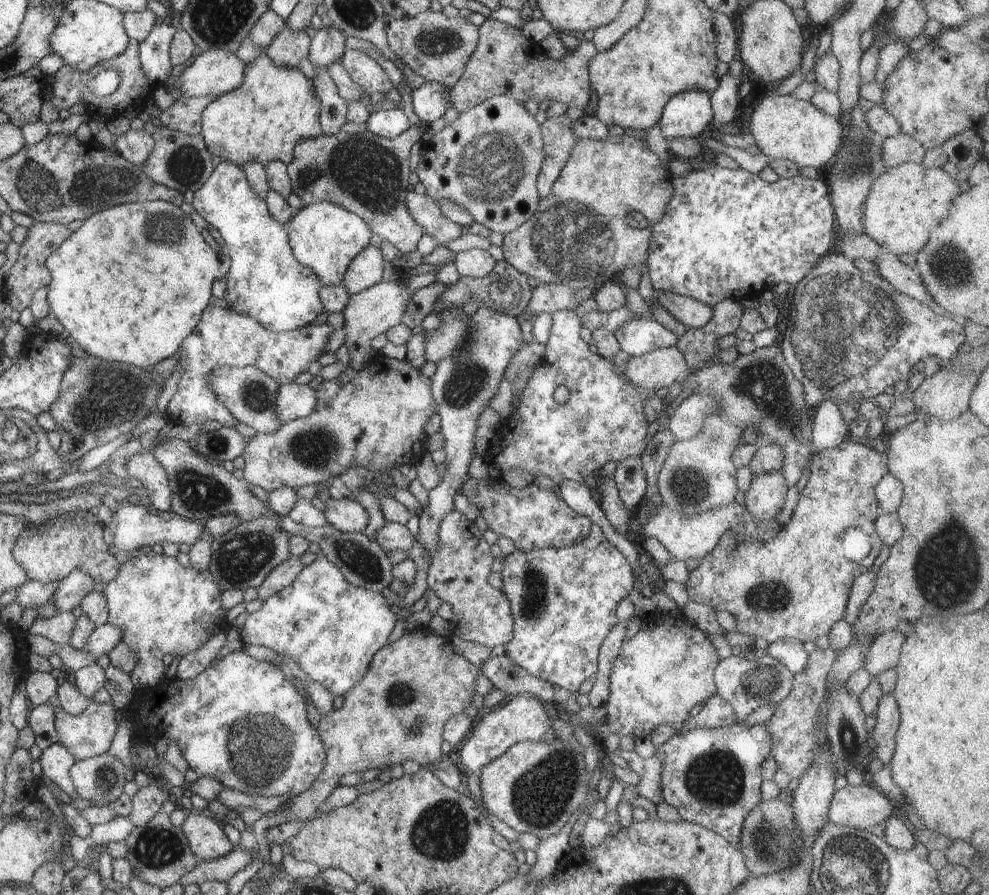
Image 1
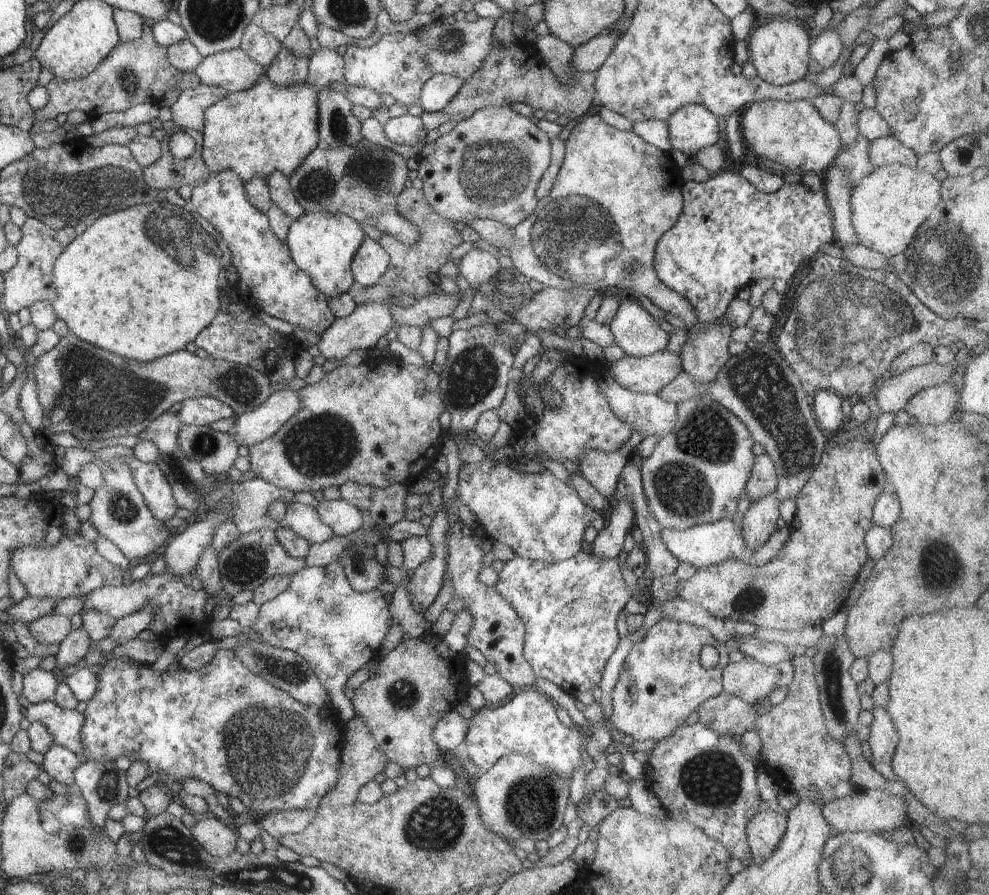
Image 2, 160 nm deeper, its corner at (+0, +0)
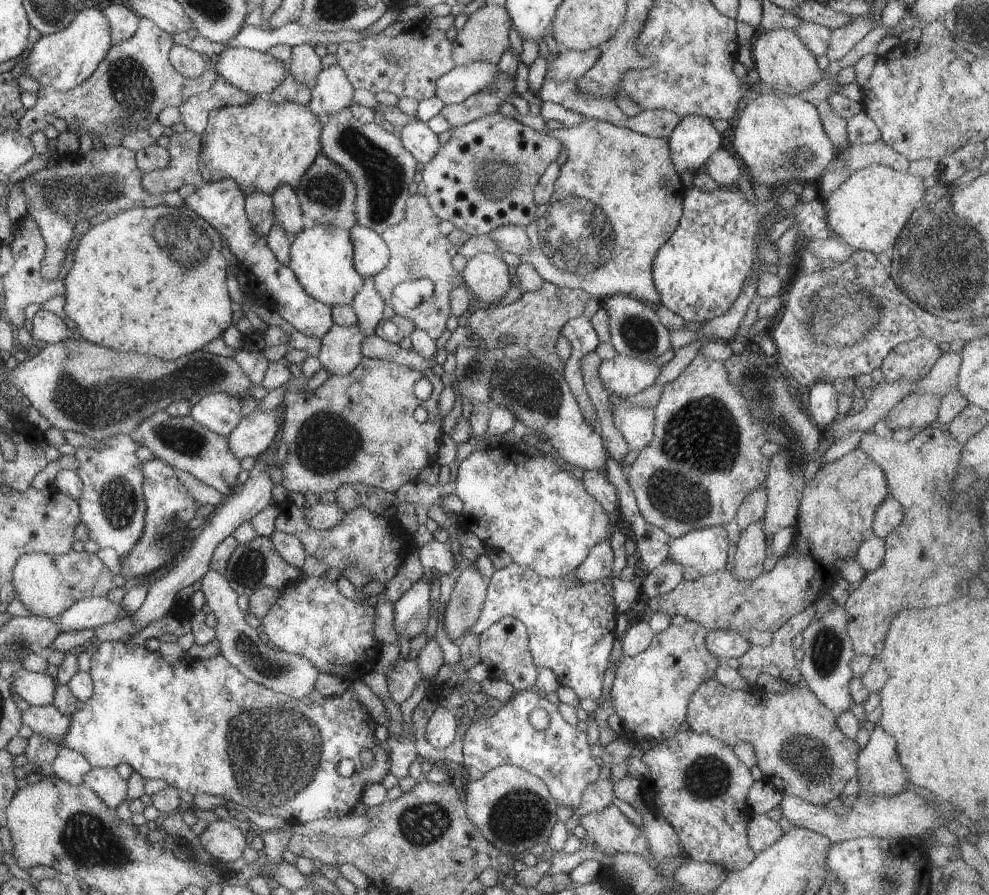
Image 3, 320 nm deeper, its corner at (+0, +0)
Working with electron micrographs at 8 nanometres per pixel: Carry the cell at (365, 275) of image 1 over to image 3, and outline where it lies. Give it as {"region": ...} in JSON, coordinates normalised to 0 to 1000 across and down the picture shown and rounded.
{"region":[[[360,250],[353,263],[357,270],[357,296],[362,306],[378,308],[390,299],[394,283],[385,261]]]}

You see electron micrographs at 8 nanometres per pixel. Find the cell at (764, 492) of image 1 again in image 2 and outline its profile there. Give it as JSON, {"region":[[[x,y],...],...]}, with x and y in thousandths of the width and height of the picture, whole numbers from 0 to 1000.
{"region":[[[784,550],[758,562],[757,569],[751,574],[749,589],[752,606],[756,612],[768,612],[782,598],[782,594],[786,593],[788,564],[789,560],[785,556]]]}

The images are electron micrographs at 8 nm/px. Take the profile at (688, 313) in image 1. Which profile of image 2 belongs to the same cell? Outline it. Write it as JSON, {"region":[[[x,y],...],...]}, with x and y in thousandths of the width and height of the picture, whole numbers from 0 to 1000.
{"region":[[[607,126],[601,128],[590,128],[575,147],[575,153],[571,158],[571,175],[563,194],[558,212],[554,219],[547,221],[543,226],[542,235],[530,248],[521,253],[520,256],[520,273],[515,277],[516,287],[524,304],[527,304],[535,313],[543,313],[550,321],[558,321],[561,323],[583,323],[583,322],[599,322],[606,328],[628,328],[637,330],[639,332],[653,331],[665,344],[668,344],[672,350],[677,349],[684,353],[688,353],[694,360],[694,366],[698,366],[705,360],[705,353],[700,344],[700,341],[689,328],[681,326],[675,322],[662,306],[661,287],[662,277],[667,265],[677,257],[691,234],[691,217],[689,213],[690,199],[687,197],[689,190],[679,179],[676,170],[669,170],[666,165],[655,161],[648,152],[645,152],[639,144],[630,146],[615,140]]]}

